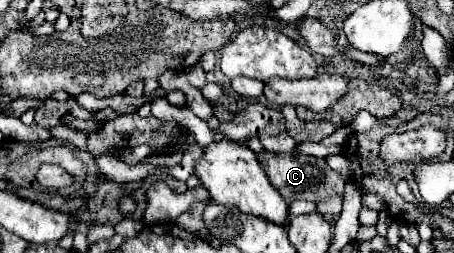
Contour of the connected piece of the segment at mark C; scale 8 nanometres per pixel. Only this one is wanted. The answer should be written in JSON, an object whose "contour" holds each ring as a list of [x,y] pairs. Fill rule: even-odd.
{"contour":[[[263,150],[257,154],[257,160],[263,166],[273,188],[277,188],[287,202],[293,202],[293,200],[321,202],[333,194],[345,192],[345,180],[341,178],[341,174],[331,170],[323,158],[315,158],[307,154],[281,154],[281,152]]]}

